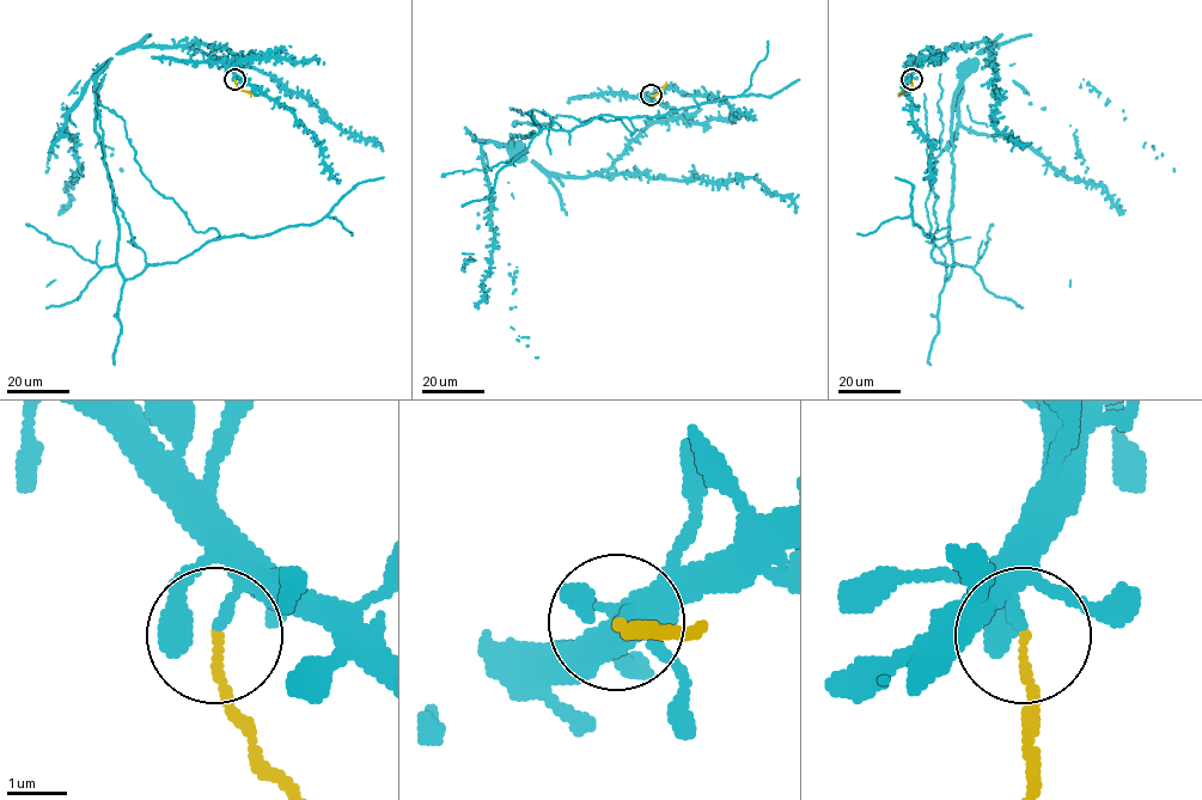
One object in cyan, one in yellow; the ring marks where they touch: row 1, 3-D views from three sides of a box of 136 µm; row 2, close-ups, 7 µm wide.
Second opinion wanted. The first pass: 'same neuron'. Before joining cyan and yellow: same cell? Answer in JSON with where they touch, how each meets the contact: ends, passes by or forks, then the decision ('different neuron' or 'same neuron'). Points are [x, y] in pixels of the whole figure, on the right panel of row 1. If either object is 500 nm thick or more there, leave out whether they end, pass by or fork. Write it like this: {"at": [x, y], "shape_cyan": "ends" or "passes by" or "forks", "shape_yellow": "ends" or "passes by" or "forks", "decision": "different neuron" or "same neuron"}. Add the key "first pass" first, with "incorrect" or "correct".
{"first pass": "incorrect", "at": [911, 79], "shape_cyan": "ends", "shape_yellow": "ends", "decision": "different neuron"}

